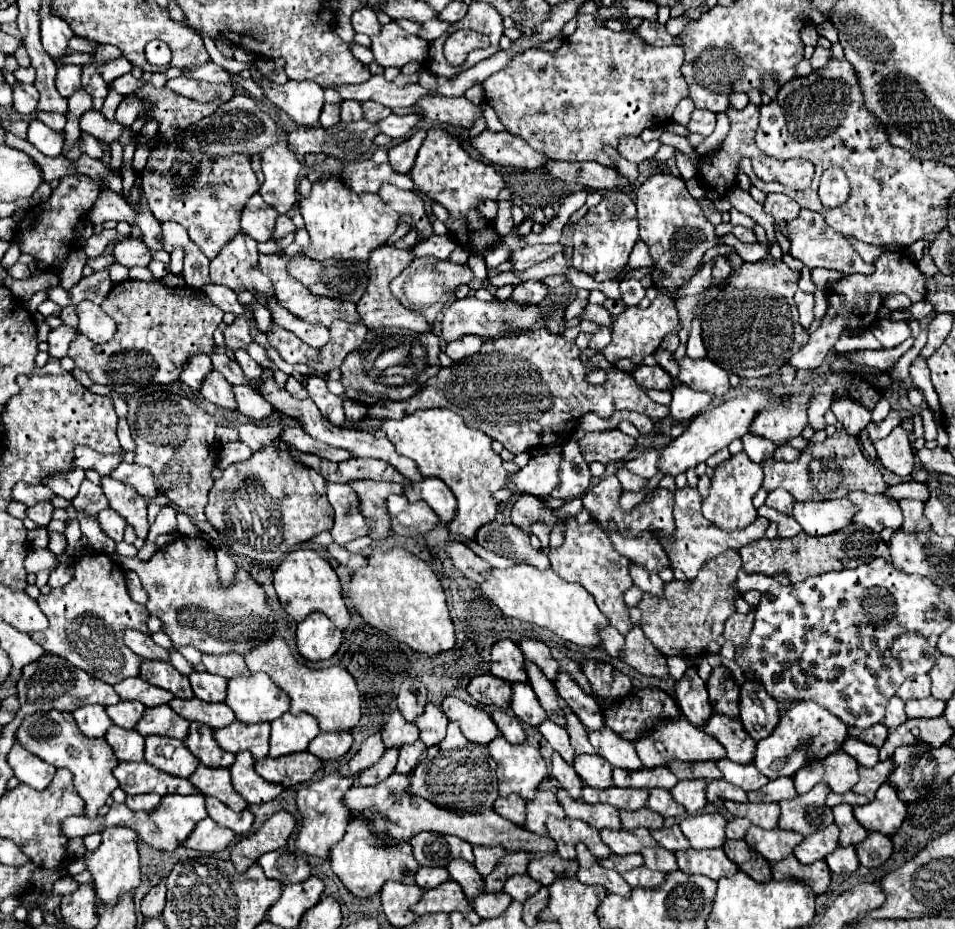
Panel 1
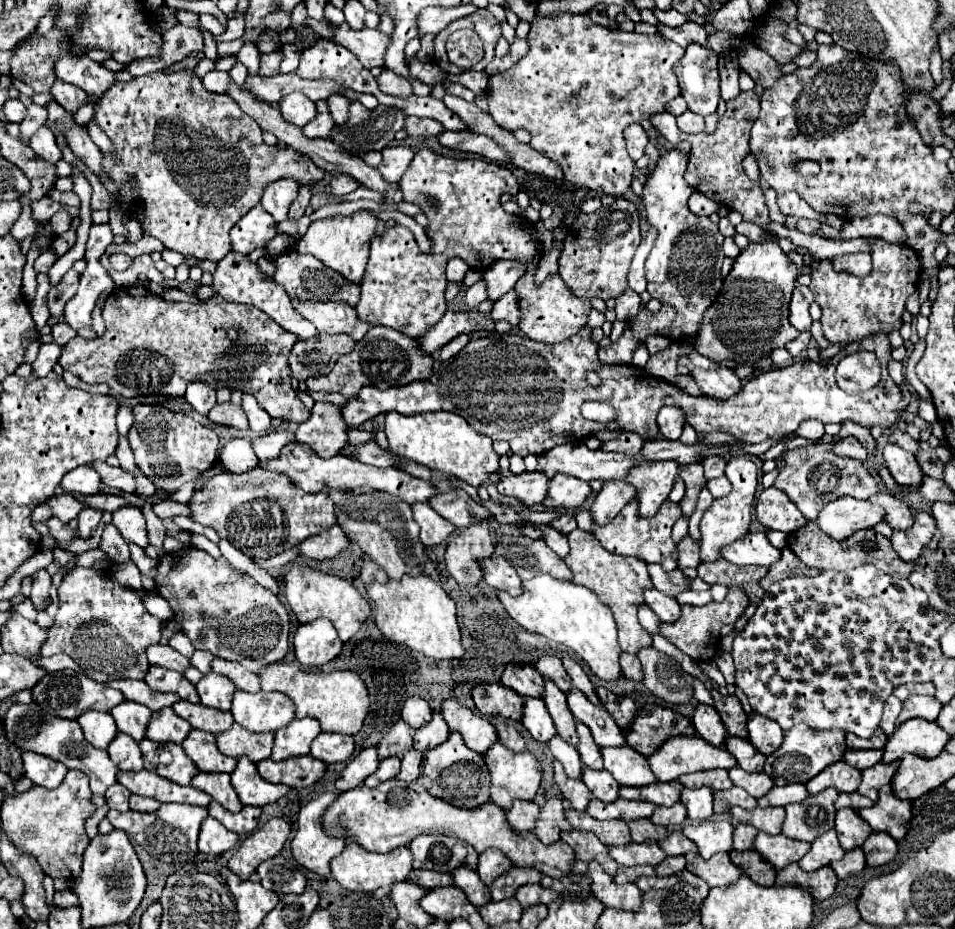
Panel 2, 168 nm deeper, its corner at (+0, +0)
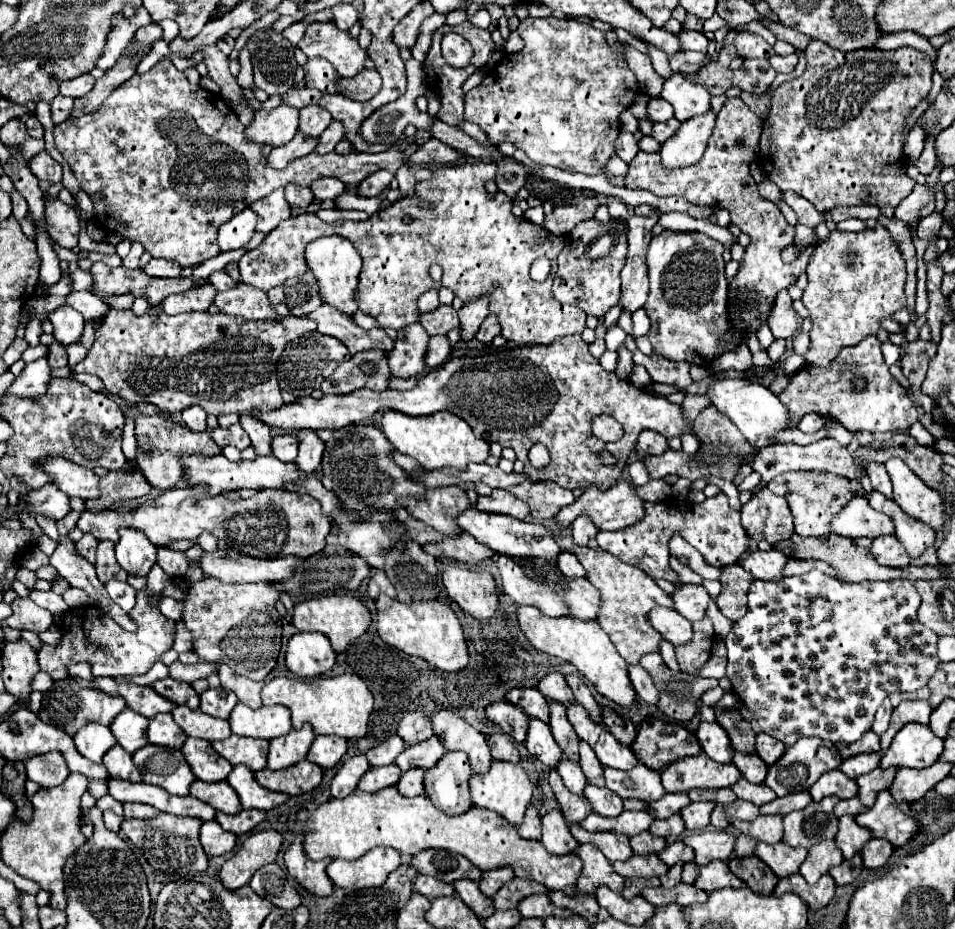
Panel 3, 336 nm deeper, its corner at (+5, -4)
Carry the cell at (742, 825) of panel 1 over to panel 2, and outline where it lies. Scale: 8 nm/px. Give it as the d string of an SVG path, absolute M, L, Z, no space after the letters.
M738 825L736 831L734 831L734 849L736 851L748 851L752 849L752 843L758 835L758 829L756 827L750 827L750 825Z

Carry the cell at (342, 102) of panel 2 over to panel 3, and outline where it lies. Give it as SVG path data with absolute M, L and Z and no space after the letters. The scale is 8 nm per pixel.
M307 105L299 111L301 119L299 119L299 131L305 133L305 135L313 135L313 137L319 137L327 127L329 123L333 121L331 113L323 107L317 107L317 105Z

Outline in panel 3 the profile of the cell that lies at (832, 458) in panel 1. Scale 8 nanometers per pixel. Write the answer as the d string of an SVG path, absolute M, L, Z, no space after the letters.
M787 471L769 481L767 489L773 493L781 493L787 499L789 509L793 513L795 533L803 537L829 535L829 519L833 519L833 515L841 511L841 507L845 507L845 503L855 495L847 477L833 475L827 471Z

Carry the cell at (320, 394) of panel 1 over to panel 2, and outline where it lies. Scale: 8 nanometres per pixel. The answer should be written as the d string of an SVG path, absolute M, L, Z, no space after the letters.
M316 403L308 421L298 425L296 441L308 445L320 457L334 457L348 443L346 429L336 405Z

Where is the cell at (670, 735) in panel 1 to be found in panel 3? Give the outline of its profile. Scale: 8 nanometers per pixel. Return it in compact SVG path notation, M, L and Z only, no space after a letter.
M705 753L677 759L661 771L661 783L669 793L689 791L693 787L731 787L737 779L741 779L741 771L733 763L717 763Z

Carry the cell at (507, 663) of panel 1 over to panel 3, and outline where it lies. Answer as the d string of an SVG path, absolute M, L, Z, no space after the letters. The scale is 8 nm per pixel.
M511 689L505 699L513 705L519 705L529 717L537 717L543 719L545 723L549 723L549 707L545 697L537 691L537 689Z

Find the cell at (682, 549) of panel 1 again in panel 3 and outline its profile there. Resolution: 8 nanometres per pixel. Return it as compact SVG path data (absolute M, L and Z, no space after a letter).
M747 551L747 557L741 559L741 567L749 571L755 579L765 579L765 581L777 581L783 579L783 567L785 567L787 557L777 551Z

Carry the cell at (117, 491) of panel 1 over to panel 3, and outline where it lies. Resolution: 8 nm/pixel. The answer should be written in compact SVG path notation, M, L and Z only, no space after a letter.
M131 527L119 529L115 553L121 567L125 567L127 573L135 575L147 575L157 559L157 547L153 547L153 543L145 537L143 531Z

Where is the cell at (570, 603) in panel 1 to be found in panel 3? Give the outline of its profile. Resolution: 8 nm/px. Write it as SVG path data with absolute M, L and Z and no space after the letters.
M517 607L517 621L525 637L531 641L531 645L543 653L549 653L553 657L559 657L563 661L573 663L593 685L595 689L605 695L607 699L615 701L617 705L631 705L637 697L629 677L627 677L627 663L621 659L621 655L615 651L613 643L609 641L607 633L599 627L597 619L577 619L573 615L563 617L547 617L537 607Z

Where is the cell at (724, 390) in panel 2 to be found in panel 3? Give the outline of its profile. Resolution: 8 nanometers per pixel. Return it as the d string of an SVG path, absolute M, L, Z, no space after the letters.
M721 379L709 387L707 397L717 407L719 413L727 415L737 425L737 429L755 449L767 447L771 435L775 435L781 429L787 429L785 427L787 411L783 403L763 383L749 383L745 379Z

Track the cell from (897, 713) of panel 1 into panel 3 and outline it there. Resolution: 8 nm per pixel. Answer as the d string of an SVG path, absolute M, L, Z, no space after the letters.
M885 699L885 701L881 703L881 707L877 709L877 713L875 713L875 721L873 721L873 733L877 733L877 735L883 735L883 733L887 731L887 727L889 727L889 717L891 717L891 711L893 711L893 707L891 707L889 699Z

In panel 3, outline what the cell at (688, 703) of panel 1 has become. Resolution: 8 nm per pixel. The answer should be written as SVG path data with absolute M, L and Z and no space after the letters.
M701 721L695 735L699 739L699 745L701 745L703 753L707 753L713 761L729 763L733 759L731 741L729 741L725 729L719 723L705 723L705 721Z

